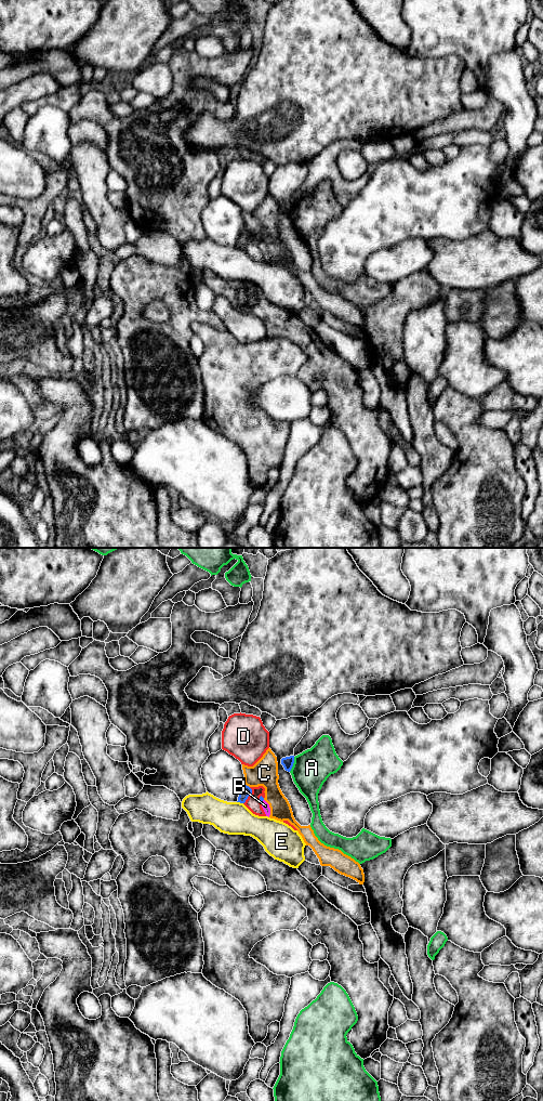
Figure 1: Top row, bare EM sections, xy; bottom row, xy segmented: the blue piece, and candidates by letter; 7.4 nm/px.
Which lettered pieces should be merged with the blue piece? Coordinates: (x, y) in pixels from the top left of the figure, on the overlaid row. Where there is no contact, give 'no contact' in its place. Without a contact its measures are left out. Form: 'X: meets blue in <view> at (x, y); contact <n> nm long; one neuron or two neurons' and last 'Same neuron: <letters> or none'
A: meets blue in xy at (292, 764); contact 120 nm long; two neurons
B: meets blue in xy at (262, 800); contact 40 nm long; one neuron
C: meets blue in xy at (248, 786); contact 40 nm long; two neurons
D: meets blue in xy at (249, 795); contact 140 nm long; two neurons
E: meets blue in xy at (240, 802); contact 50 nm long; two neurons
Same neuron: B

